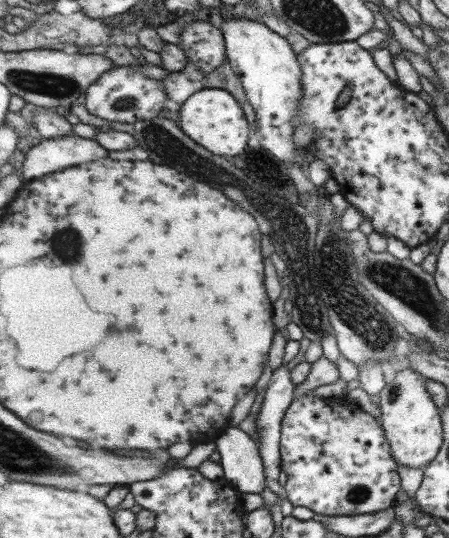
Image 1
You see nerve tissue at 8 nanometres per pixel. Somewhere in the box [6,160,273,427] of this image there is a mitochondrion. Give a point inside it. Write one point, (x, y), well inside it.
(67, 244)

